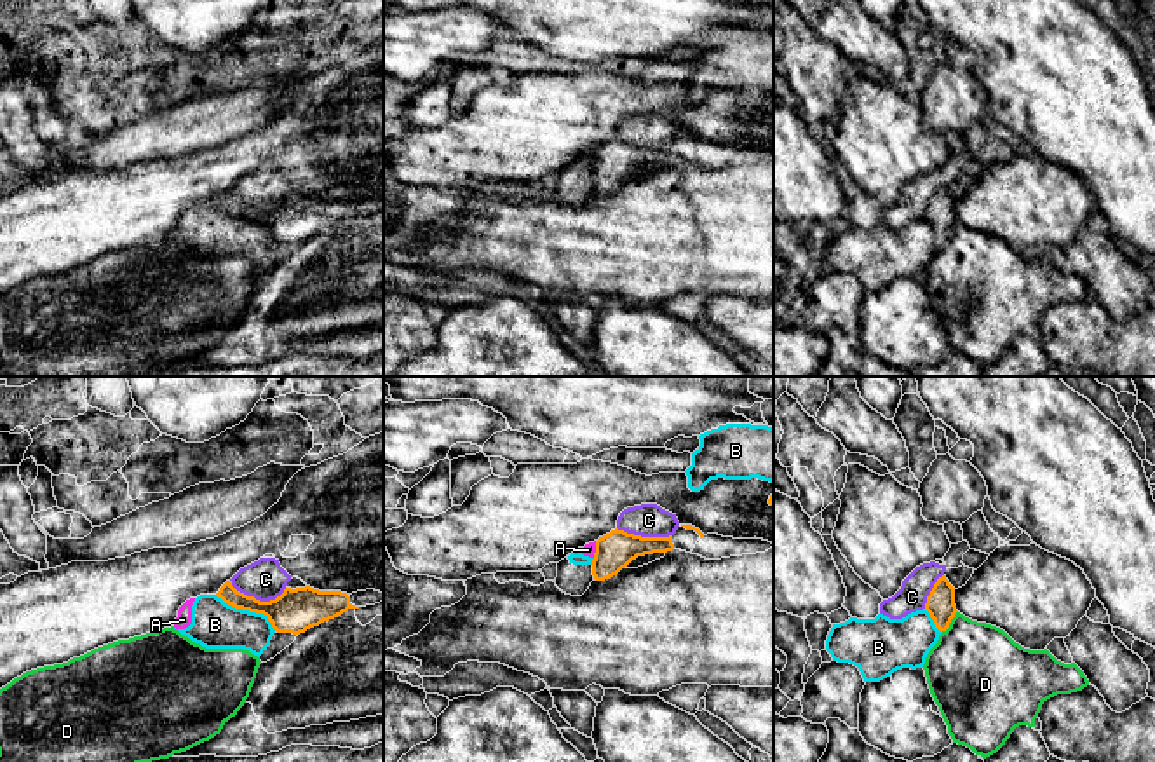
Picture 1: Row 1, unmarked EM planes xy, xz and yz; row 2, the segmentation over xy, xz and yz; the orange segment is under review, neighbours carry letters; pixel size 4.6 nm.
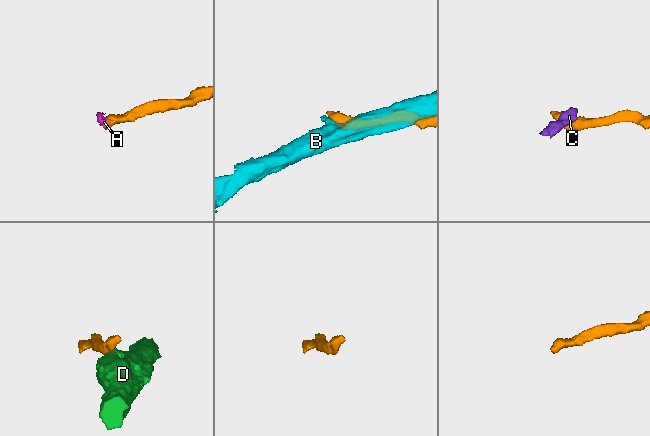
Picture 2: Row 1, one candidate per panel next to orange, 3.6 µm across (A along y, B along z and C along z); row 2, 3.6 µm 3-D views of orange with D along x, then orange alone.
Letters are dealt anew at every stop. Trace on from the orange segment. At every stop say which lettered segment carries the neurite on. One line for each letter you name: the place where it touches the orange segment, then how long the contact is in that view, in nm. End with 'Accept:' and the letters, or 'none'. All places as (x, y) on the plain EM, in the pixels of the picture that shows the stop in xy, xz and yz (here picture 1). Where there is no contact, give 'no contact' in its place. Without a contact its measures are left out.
Accept: none

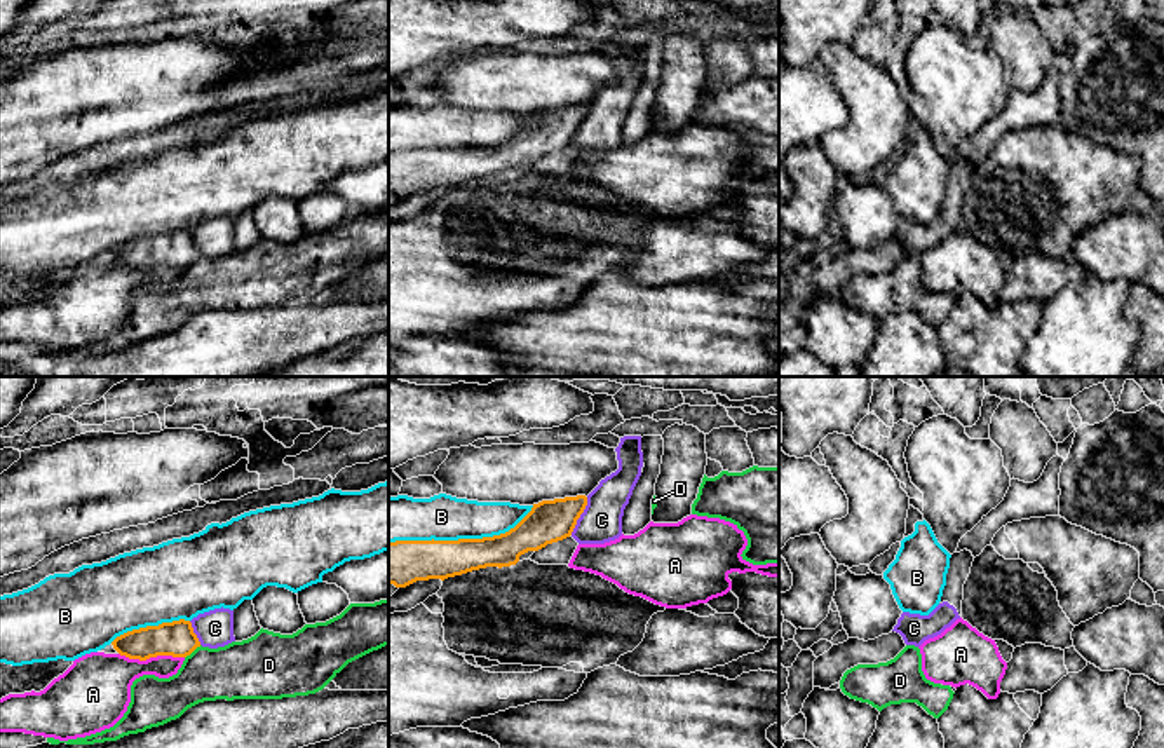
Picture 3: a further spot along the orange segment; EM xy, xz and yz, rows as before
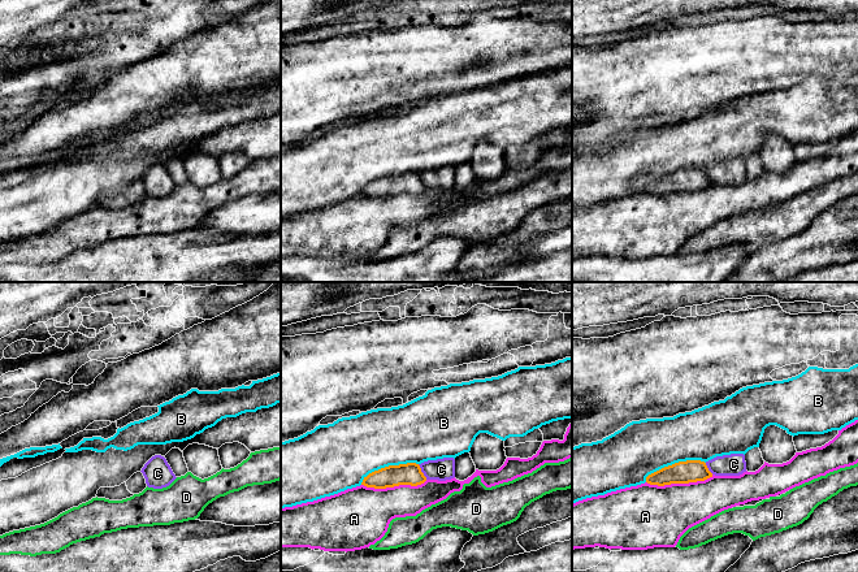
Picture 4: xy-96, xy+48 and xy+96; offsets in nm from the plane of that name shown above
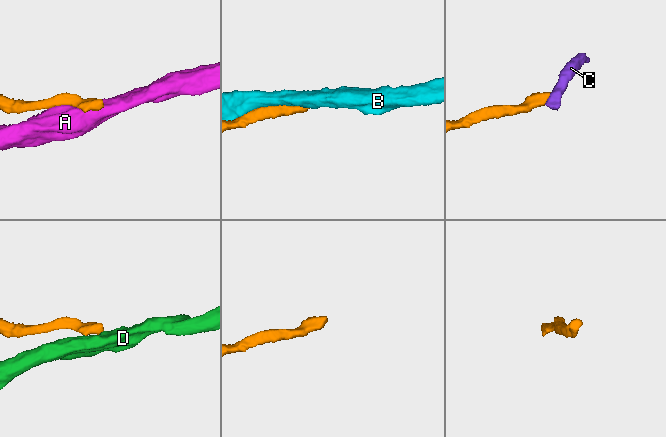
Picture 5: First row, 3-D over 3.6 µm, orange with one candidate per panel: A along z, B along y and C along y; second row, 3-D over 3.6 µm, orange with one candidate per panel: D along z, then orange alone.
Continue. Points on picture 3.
Accept: none

